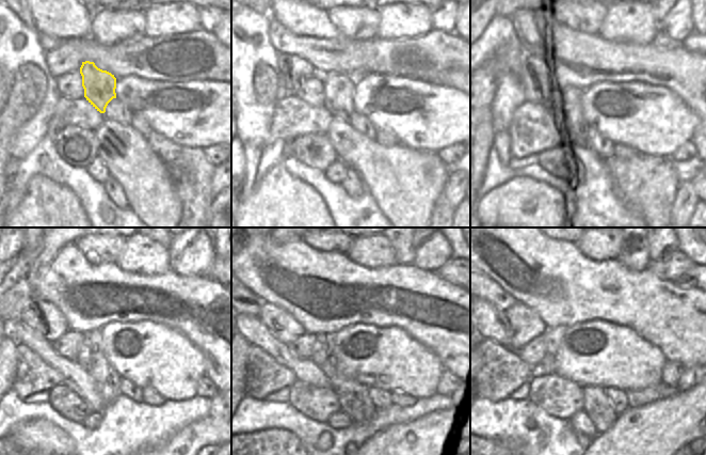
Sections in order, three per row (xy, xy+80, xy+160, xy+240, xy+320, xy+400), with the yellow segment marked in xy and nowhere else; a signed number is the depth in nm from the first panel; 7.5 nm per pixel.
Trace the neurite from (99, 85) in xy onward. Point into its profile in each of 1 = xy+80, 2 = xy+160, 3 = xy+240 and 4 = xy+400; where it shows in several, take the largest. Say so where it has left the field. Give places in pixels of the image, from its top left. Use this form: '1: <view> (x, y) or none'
1: xy+80 (338, 88)
2: xy+160 (576, 96)
3: xy+240 (108, 380)
4: xy+400 (596, 405)

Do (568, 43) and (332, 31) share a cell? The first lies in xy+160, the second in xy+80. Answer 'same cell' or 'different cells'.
same cell

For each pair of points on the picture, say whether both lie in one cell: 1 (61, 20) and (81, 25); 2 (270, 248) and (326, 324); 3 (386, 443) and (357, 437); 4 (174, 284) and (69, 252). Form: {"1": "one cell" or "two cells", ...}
{"1": "one cell", "2": "one cell", "3": "two cells", "4": "one cell"}

